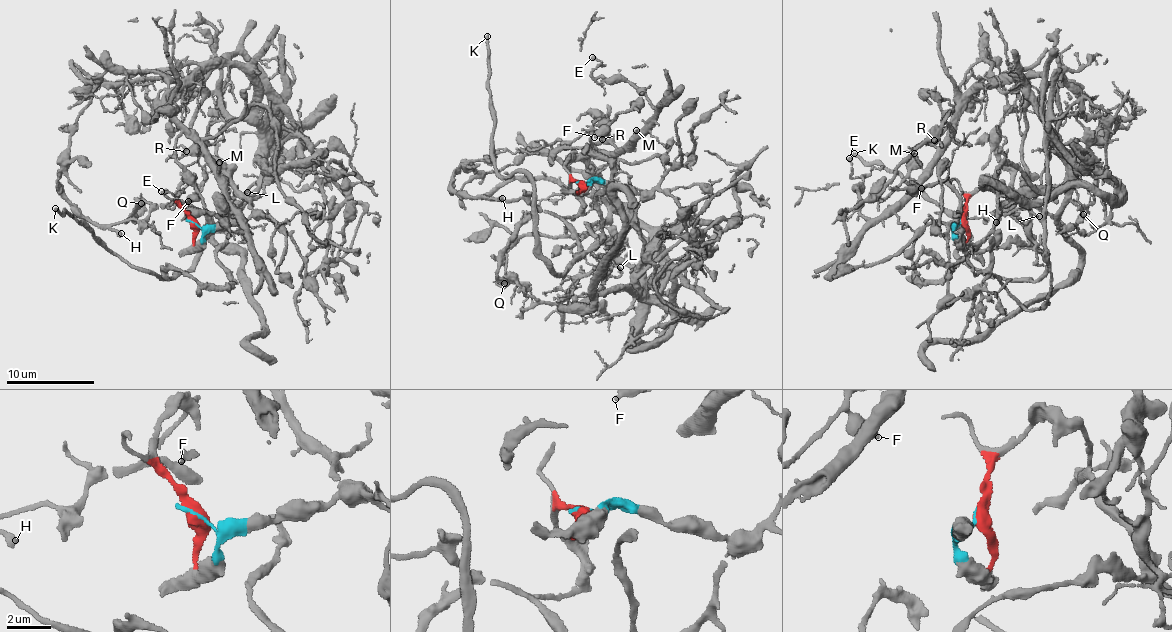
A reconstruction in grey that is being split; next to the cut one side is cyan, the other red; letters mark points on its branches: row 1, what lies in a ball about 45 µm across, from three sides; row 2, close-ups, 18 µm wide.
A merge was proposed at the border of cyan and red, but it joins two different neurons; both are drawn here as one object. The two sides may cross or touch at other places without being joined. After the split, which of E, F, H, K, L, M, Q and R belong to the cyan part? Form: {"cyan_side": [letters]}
{"cyan_side": ["E", "F", "L", "M", "R"]}

